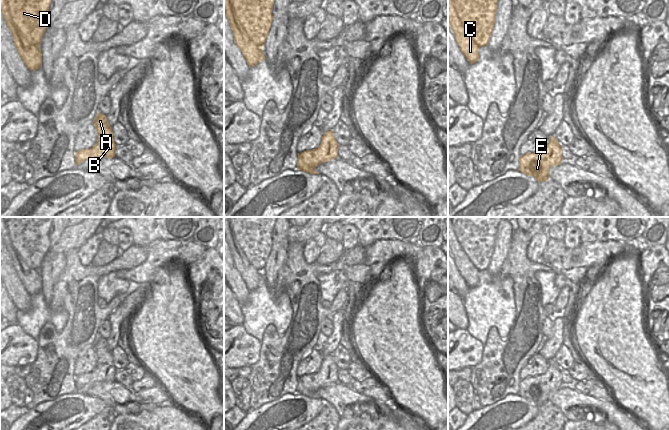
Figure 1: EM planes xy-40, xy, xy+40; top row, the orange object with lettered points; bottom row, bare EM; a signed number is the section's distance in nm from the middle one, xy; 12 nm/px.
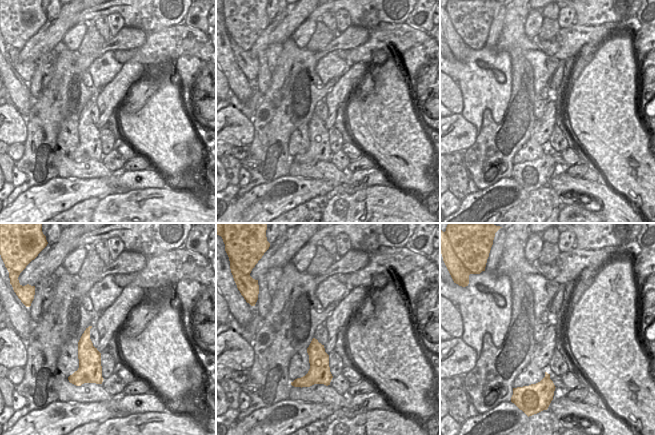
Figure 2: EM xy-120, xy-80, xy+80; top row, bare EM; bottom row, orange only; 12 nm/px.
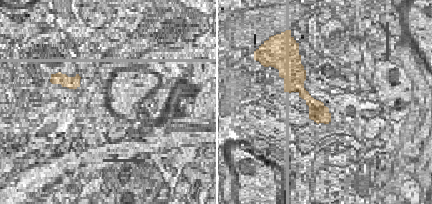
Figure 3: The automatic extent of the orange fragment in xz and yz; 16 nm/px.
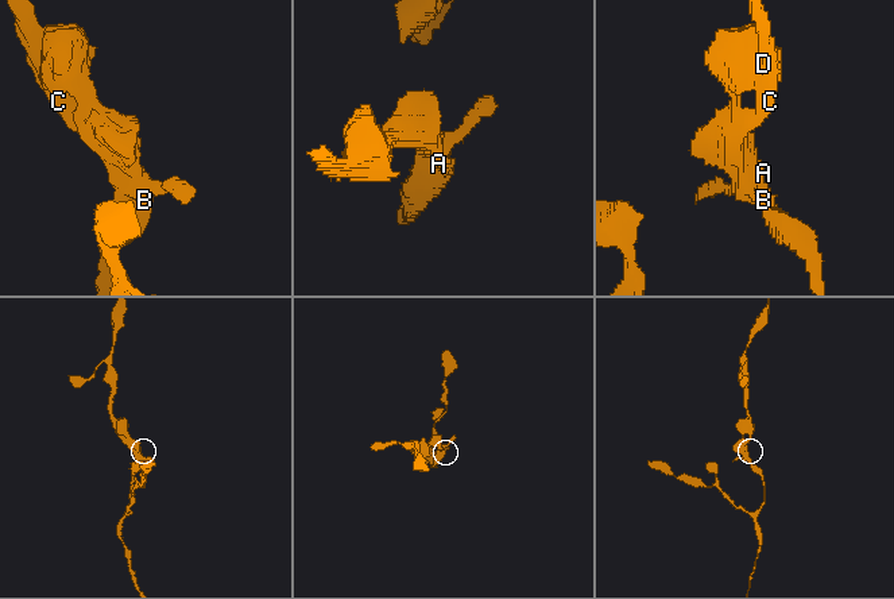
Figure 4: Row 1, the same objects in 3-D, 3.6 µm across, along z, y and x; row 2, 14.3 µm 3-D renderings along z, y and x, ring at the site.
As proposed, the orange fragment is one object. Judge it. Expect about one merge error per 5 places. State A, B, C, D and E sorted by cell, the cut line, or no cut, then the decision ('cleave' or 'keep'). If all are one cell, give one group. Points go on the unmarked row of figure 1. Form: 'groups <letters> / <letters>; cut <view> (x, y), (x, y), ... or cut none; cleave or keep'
groups A B C D E; cut none; keep

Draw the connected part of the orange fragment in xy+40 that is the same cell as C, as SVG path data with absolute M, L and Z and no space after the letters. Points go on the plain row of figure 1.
M448 217L448 246L455 264L470 288L479 283L479 272L487 270L495 248L501 217Z

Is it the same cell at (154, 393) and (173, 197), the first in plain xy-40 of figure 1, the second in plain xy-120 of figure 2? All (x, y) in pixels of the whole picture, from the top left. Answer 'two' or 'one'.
two

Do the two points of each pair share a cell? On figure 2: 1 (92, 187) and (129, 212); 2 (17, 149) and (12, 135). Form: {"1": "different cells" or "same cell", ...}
{"1": "different cells", "2": "different cells"}

